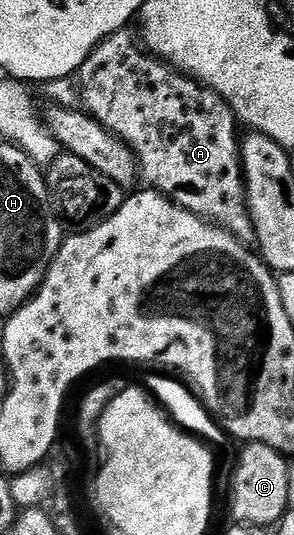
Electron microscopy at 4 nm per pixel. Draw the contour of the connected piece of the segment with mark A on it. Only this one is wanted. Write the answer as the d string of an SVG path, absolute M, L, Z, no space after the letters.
M122 30L111 34L83 62L79 73L79 79L81 79L81 88L79 84L80 107L88 112L93 119L98 120L110 134L117 137L117 139L132 152L134 161L139 169L140 179L142 181L146 180L146 182L149 183L146 185L148 185L152 191L163 193L168 200L175 202L183 210L187 210L191 214L195 214L204 220L208 220L210 224L216 224L218 228L224 228L225 231L231 233L235 239L242 242L252 241L254 239L253 219L249 213L249 203L245 197L245 176L241 172L241 147L239 145L239 135L237 136L239 121L237 117L233 115L231 106L222 96L215 94L215 90L211 90L198 80L192 80L191 77L184 76L182 72L178 72L177 69L165 63L164 60L157 59L152 52L143 47L142 41L138 39L134 33L133 36L129 33L129 30Z

